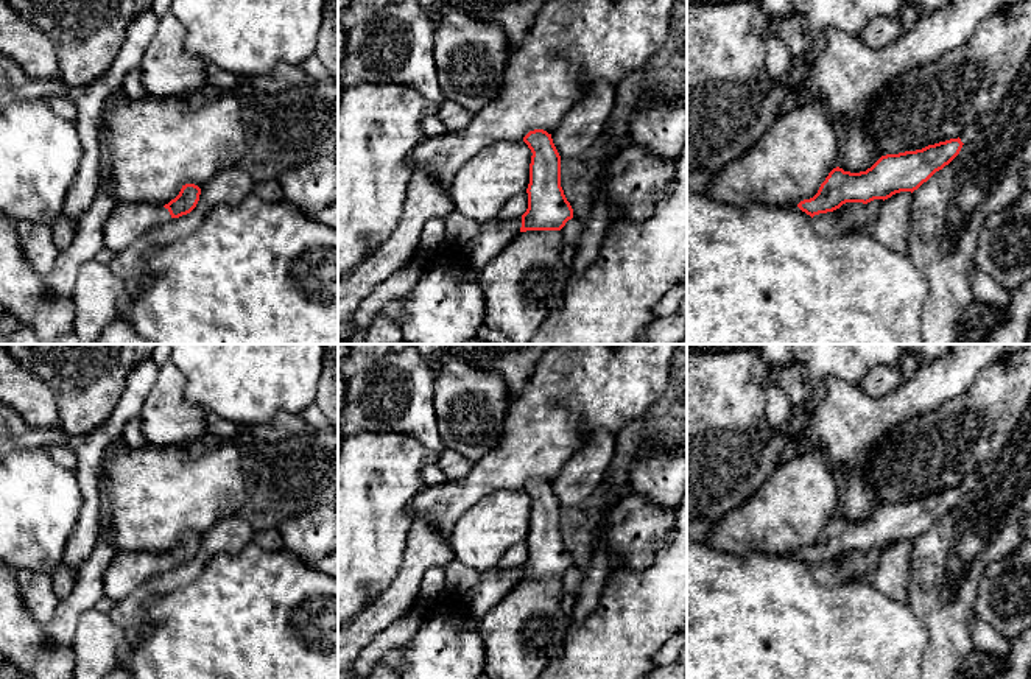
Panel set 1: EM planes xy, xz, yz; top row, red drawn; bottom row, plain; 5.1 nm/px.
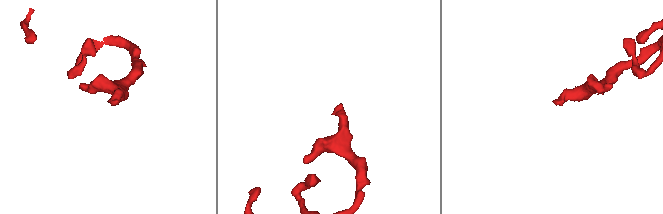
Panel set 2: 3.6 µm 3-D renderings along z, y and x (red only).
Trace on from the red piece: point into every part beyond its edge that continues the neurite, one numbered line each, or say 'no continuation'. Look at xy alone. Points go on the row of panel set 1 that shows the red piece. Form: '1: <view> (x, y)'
1: xy (128, 221)

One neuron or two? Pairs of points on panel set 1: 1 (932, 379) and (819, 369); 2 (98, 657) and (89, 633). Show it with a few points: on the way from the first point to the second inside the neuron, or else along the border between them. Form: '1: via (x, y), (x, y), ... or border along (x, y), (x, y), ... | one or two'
1: border along (823, 383), (826, 379), (844, 379), (860, 385) | two
2: via (95, 651), (95, 639) | one

